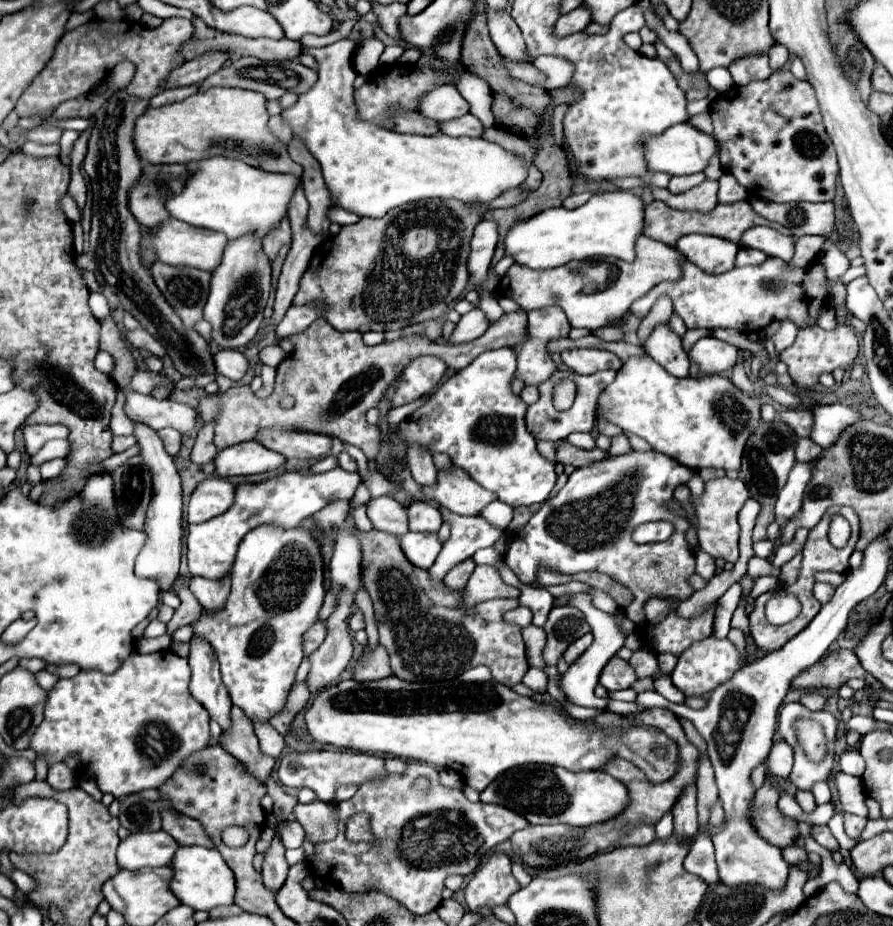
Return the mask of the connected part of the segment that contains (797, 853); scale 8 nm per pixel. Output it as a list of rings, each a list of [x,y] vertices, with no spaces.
[[[789,846],[783,850],[783,856],[789,864],[799,864],[799,866],[807,866],[809,864],[809,858],[807,858],[807,852],[803,848],[797,848],[797,846]]]

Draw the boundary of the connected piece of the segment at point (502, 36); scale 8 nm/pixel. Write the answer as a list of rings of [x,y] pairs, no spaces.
[[[485,6],[485,14],[487,14],[487,26],[491,32],[491,40],[497,46],[499,54],[515,62],[531,62],[527,60],[523,36],[519,36],[519,26],[509,16],[509,12]]]

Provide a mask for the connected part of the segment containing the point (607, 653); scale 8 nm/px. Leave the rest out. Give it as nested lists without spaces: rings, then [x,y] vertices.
[[[575,594],[571,596],[571,604],[577,606],[583,614],[585,614],[585,620],[587,624],[591,626],[591,634],[595,636],[593,642],[585,652],[583,656],[569,666],[567,672],[561,676],[561,688],[565,692],[565,698],[573,704],[579,704],[579,706],[587,706],[587,708],[599,708],[599,710],[605,710],[607,704],[609,704],[609,698],[597,698],[594,694],[594,687],[599,683],[599,675],[608,663],[625,644],[625,638],[627,638],[627,632],[621,628],[621,620],[625,618],[623,610],[617,610],[615,614],[607,614],[607,612],[601,612],[597,610],[585,594]]]

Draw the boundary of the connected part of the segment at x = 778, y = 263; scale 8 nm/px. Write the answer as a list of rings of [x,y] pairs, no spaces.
[[[767,258],[761,266],[733,268],[723,274],[707,274],[691,262],[683,262],[683,280],[659,284],[647,296],[631,304],[635,316],[647,316],[659,296],[669,296],[673,312],[685,322],[687,328],[735,328],[739,332],[759,332],[773,320],[791,320],[797,328],[815,326],[825,306],[827,292],[825,266],[819,260],[809,262],[805,268],[791,268],[785,260]]]

